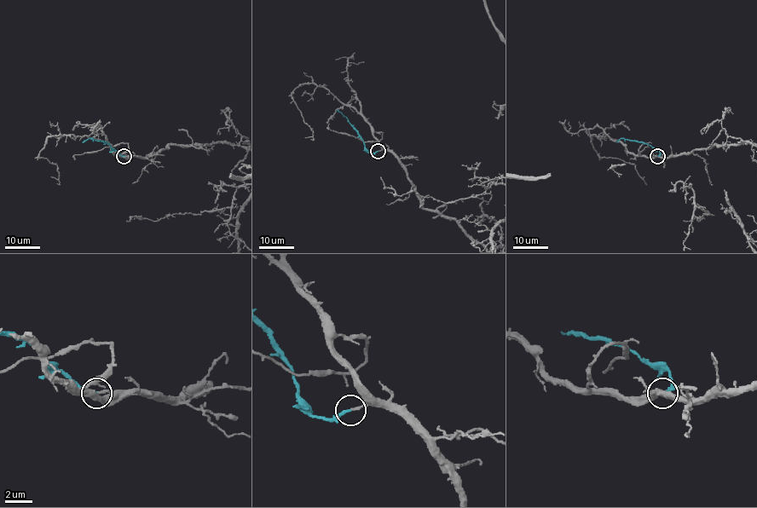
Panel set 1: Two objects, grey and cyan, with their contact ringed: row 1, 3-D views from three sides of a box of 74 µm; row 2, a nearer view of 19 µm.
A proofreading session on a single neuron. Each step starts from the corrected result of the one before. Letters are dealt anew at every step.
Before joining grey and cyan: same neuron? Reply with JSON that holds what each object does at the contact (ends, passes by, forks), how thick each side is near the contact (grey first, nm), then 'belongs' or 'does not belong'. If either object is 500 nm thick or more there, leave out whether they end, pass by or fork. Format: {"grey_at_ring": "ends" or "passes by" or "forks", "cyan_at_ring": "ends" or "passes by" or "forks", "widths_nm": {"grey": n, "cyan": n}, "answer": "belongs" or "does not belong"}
{"grey_at_ring": "ends", "cyan_at_ring": "ends", "widths_nm": {"grey": 160, "cyan": 220}, "answer": "belongs"}

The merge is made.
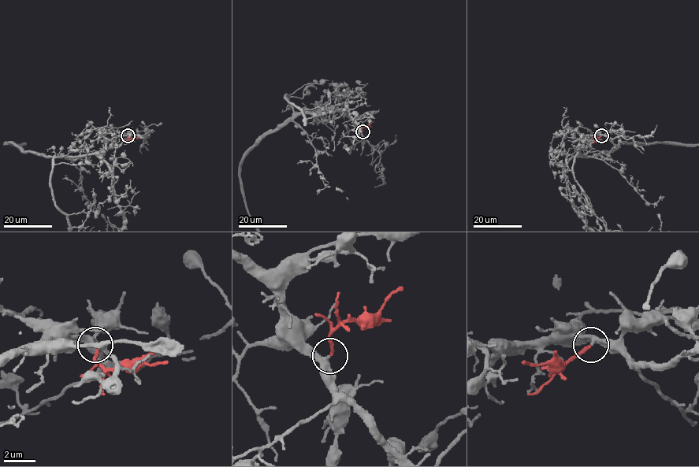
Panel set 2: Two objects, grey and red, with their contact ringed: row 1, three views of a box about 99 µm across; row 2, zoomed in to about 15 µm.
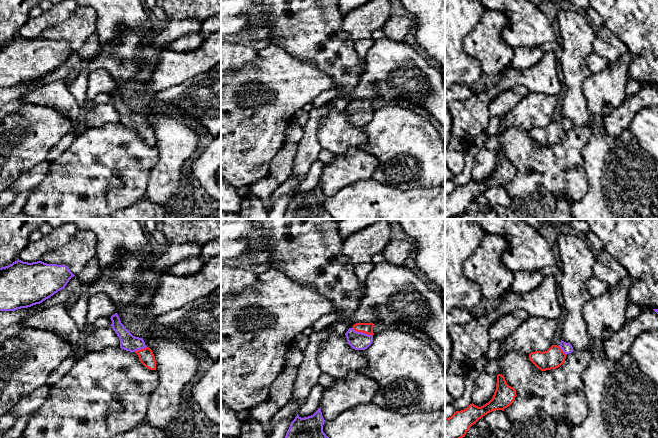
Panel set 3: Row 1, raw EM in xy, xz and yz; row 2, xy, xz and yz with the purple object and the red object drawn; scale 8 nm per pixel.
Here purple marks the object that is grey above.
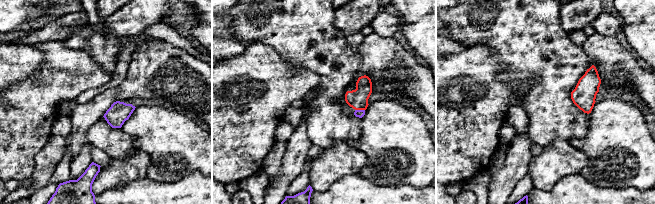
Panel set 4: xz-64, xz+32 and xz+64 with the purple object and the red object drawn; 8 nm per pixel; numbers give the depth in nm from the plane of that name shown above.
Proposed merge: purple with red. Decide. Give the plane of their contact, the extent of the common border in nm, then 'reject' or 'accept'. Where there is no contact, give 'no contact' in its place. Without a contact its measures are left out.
xz | 180 nm | accept

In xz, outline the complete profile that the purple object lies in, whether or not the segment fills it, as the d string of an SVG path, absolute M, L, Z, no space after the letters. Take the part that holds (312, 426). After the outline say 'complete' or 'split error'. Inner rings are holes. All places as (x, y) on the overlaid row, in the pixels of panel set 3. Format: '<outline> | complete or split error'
M320 408L308 417L301 418L297 414L291 422L285 438L328 438L323 432L324 422Z | complete

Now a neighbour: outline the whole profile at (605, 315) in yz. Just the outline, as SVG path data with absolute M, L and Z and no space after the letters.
M628 275L615 285L608 286L602 295L591 297L582 308L588 332L594 341L603 343L624 325L632 283Z

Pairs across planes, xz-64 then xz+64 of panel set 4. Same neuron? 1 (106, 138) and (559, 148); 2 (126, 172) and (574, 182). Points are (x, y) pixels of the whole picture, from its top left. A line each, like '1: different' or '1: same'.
1: different
2: different

